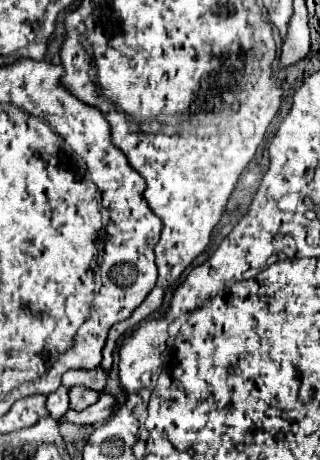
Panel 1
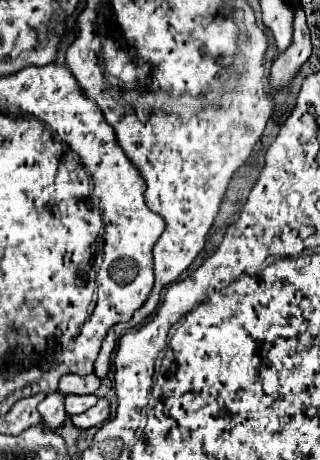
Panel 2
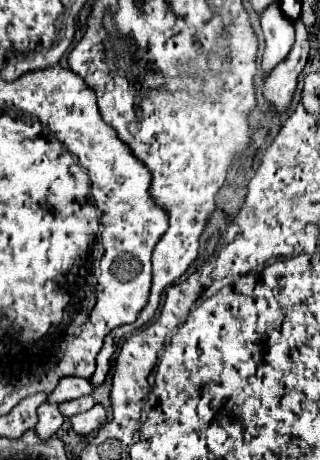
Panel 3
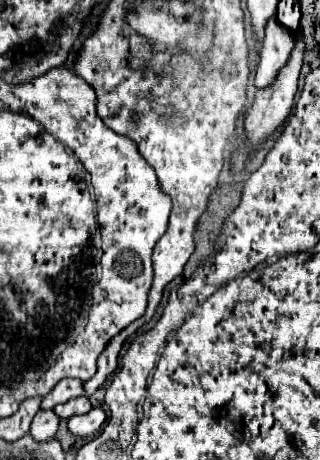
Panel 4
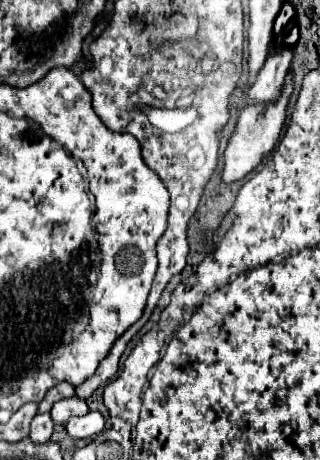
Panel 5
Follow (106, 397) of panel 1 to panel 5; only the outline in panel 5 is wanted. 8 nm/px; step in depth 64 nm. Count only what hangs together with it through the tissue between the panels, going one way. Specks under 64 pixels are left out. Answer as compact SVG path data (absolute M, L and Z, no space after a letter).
M88 412L66 422L66 430L72 438L92 438L104 428L104 416L100 412Z

